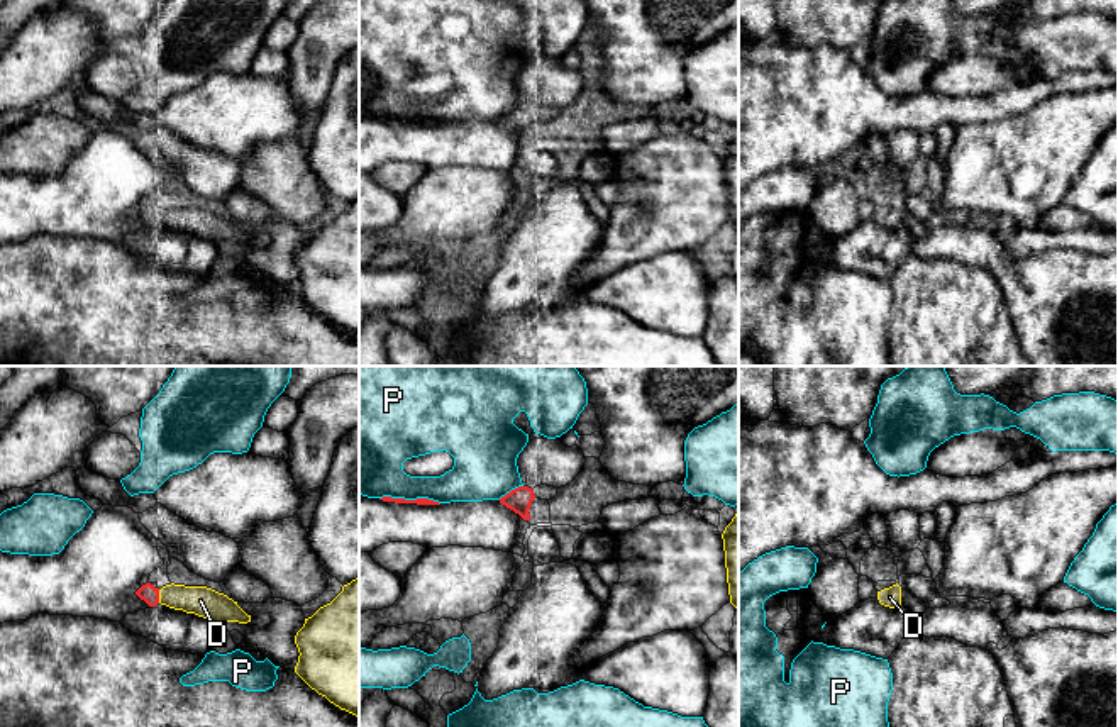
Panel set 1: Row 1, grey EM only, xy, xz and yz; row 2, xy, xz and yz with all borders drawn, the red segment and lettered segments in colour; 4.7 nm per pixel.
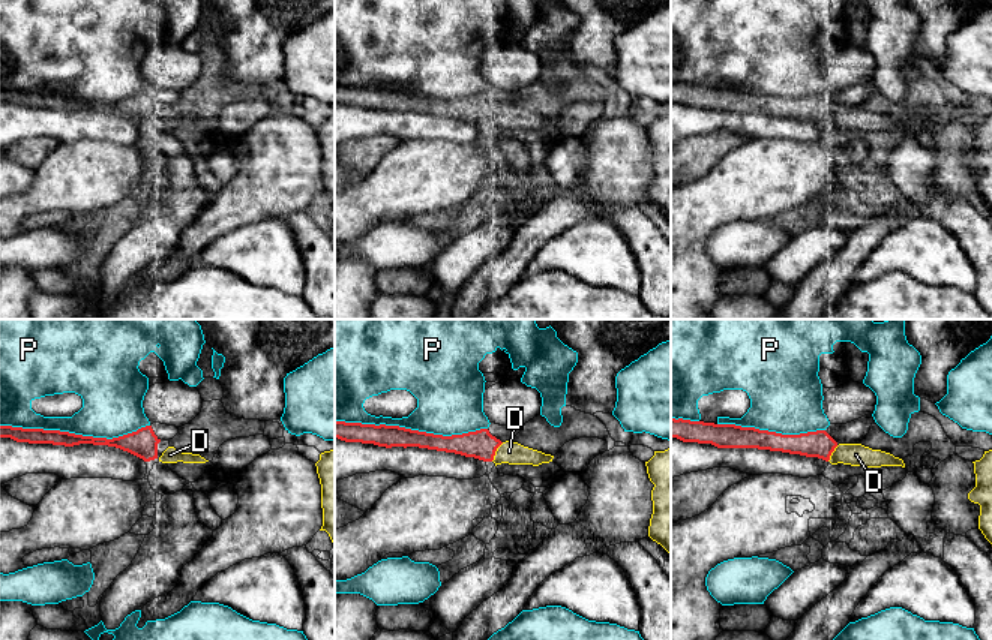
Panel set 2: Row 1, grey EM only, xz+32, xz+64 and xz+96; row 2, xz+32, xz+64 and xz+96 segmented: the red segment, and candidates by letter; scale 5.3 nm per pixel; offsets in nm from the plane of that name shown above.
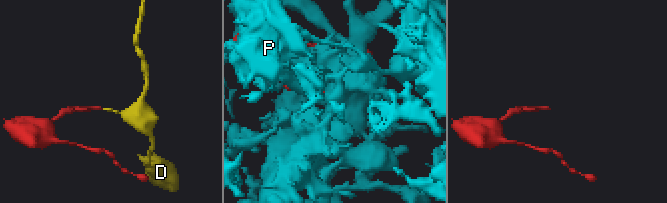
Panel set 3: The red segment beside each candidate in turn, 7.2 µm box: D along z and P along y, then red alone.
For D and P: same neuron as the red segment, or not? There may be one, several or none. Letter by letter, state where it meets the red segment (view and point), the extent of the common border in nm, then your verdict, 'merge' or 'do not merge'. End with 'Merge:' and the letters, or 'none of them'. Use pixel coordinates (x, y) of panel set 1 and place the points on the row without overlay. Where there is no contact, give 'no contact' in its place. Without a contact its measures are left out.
D: contact xy (158, 217); length 60 nm; merge
P: contact xz (410, 121); length 280 nm; do not merge
Merge: D

